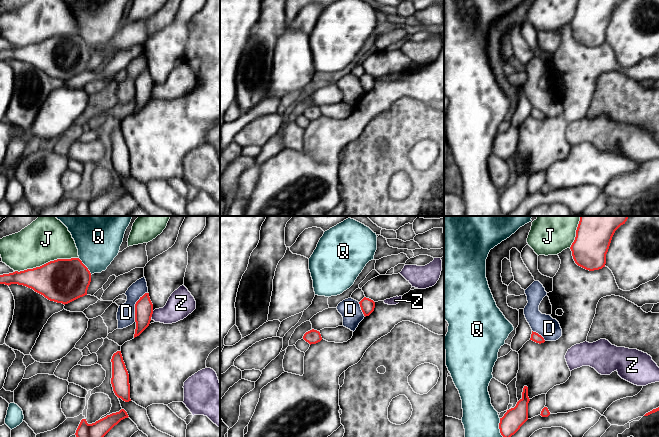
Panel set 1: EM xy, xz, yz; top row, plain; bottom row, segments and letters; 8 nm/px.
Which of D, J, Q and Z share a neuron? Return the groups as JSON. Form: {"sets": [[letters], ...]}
{"sets": [["D", "Z"], ["J"], ["Q"]]}

